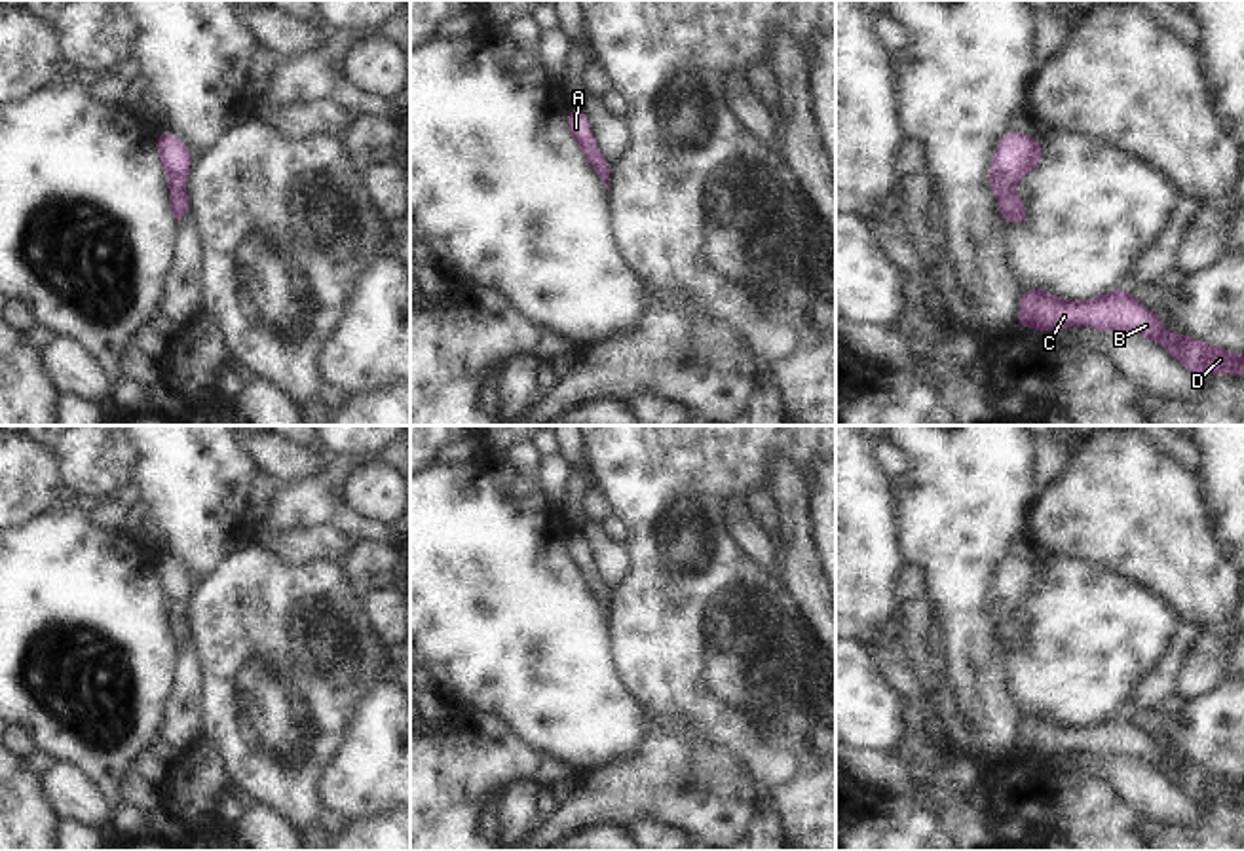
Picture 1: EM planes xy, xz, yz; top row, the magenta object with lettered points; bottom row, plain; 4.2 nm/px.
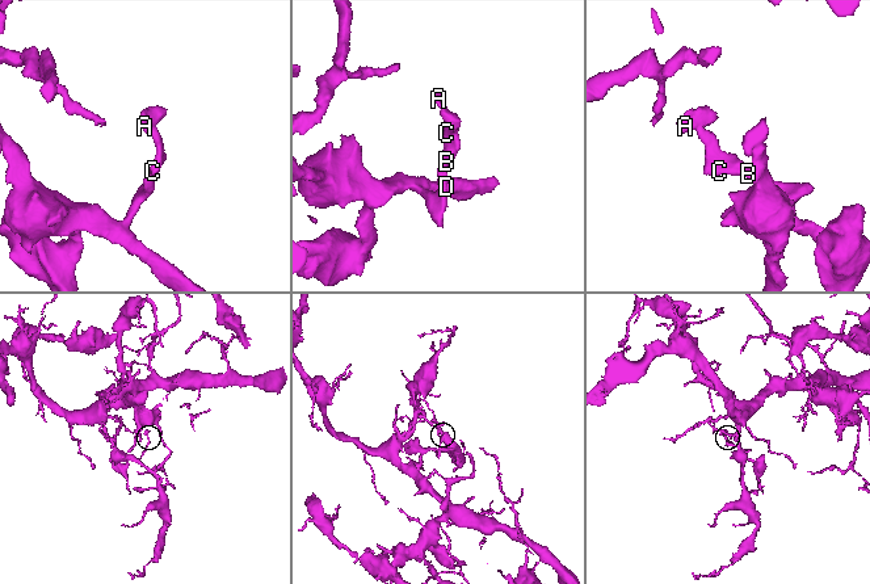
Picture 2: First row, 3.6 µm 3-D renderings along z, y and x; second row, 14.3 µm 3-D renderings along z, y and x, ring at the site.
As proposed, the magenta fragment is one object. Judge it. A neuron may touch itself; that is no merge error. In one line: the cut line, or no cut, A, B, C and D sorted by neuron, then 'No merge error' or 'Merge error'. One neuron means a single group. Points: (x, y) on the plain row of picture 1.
No split. Groups: A B C D. No merge error

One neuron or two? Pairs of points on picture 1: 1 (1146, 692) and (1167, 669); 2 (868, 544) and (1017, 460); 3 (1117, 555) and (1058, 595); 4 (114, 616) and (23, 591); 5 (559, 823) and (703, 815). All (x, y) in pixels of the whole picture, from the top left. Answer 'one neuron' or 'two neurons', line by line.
1: one neuron
2: two neurons
3: two neurons
4: one neuron
5: one neuron

